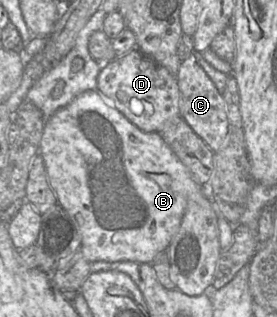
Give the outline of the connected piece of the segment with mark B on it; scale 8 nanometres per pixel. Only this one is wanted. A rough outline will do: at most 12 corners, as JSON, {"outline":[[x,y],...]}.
{"outline":[[97,89],[39,154],[96,261],[151,263],[191,195],[159,132]]}

